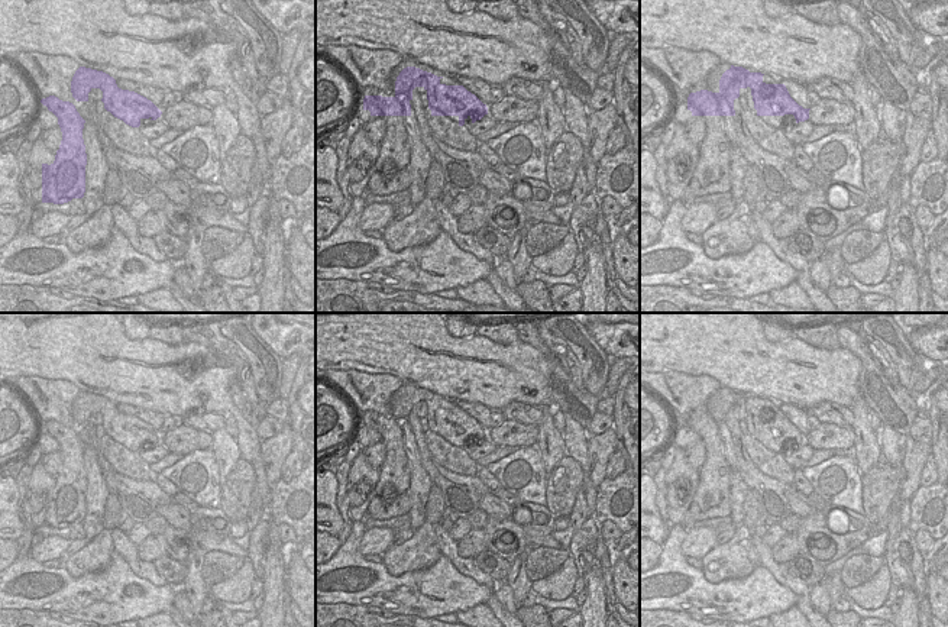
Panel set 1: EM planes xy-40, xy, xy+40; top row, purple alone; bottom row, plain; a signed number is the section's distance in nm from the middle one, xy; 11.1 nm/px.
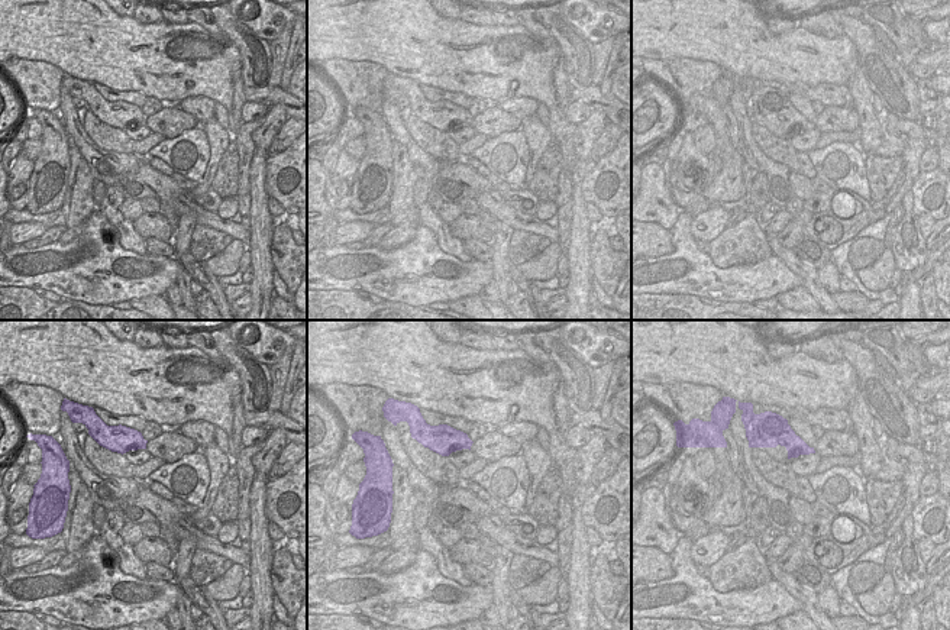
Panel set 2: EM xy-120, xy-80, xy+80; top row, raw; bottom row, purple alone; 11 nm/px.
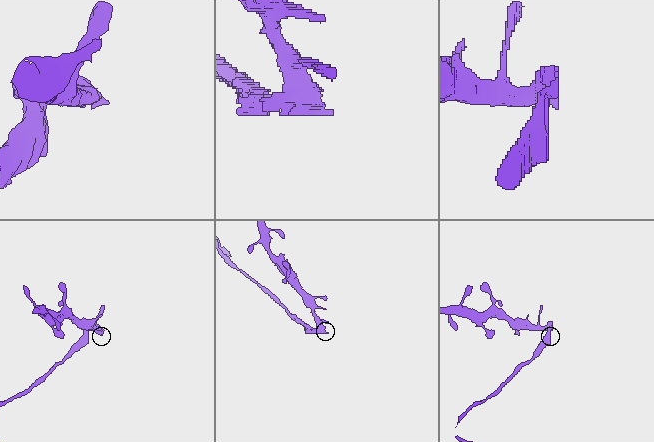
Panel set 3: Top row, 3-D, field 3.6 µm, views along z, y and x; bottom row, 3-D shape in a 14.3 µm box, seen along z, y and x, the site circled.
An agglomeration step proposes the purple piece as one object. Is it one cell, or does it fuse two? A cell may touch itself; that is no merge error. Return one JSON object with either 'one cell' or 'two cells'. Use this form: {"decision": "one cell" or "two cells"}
{"decision": "two cells"}

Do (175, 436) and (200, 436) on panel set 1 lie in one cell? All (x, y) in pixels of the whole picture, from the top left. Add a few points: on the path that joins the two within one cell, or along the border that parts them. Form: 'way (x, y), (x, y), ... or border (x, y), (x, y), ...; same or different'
way (181, 436), (194, 436); same

